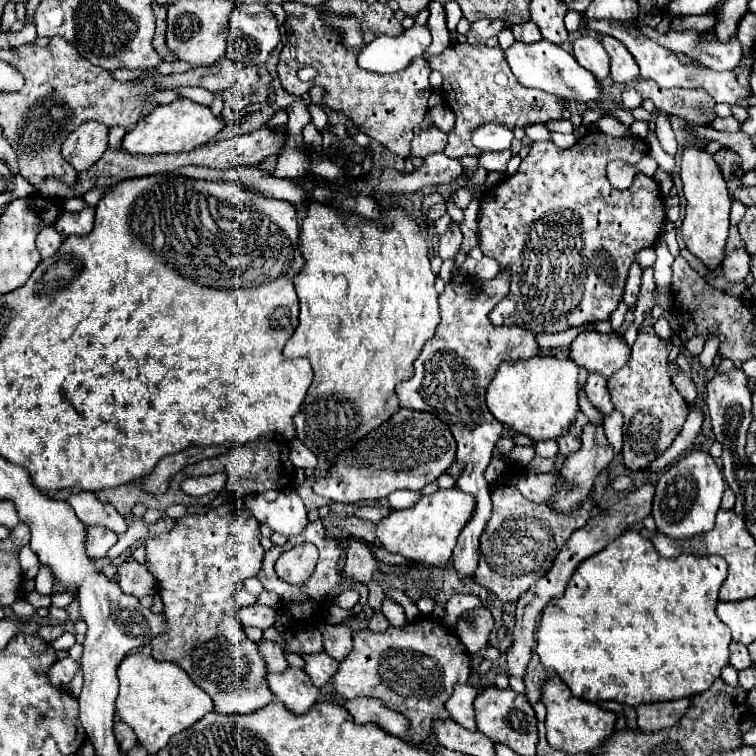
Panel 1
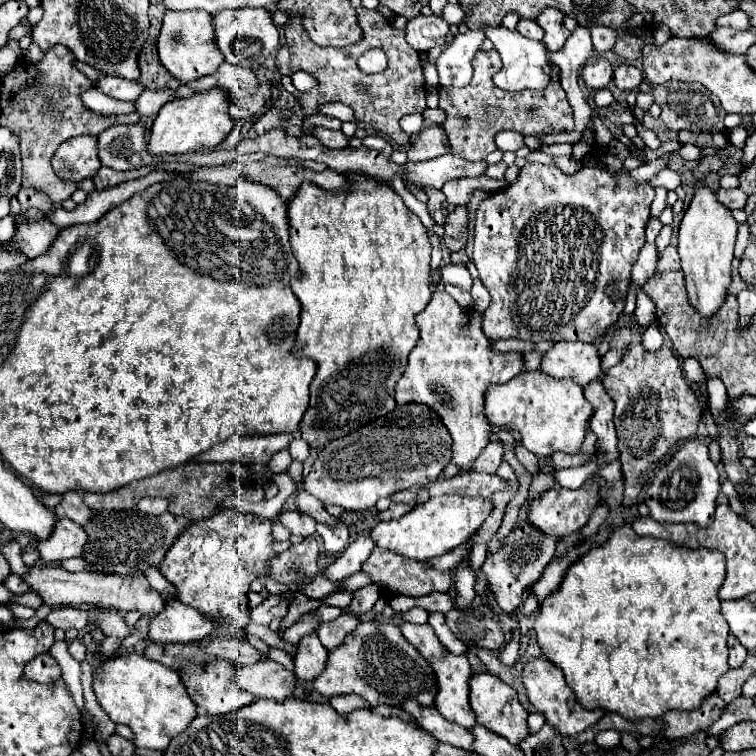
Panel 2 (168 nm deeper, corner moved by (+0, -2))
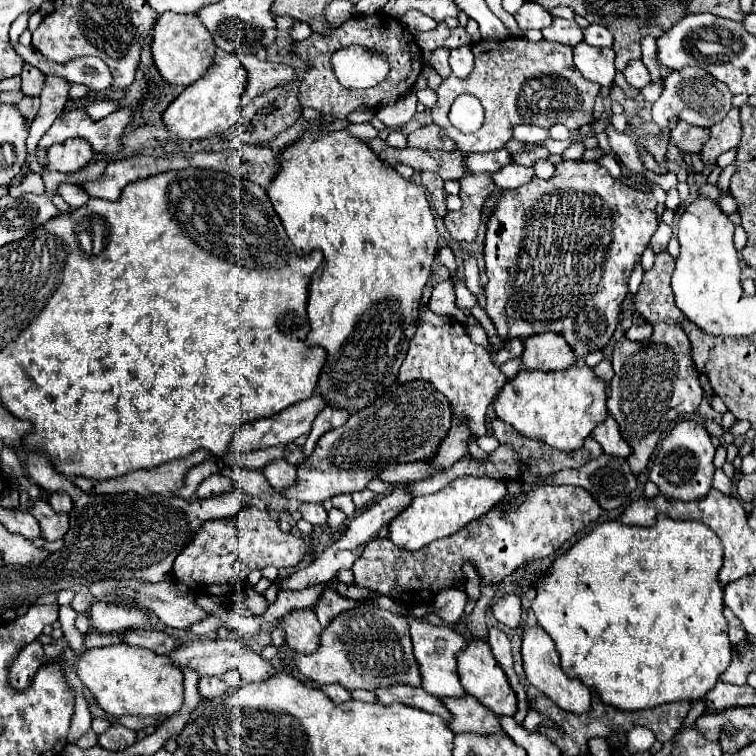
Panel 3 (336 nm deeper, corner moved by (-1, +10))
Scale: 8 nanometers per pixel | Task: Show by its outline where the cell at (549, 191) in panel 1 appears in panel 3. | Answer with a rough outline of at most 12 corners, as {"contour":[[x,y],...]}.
{"contour":[[596,162],[504,190],[486,230],[500,340],[602,350],[656,200]]}

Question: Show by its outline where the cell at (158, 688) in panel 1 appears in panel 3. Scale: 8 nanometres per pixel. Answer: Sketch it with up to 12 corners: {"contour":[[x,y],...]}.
{"contour":[[110,644],[76,656],[108,716],[172,716],[182,672],[168,656]]}

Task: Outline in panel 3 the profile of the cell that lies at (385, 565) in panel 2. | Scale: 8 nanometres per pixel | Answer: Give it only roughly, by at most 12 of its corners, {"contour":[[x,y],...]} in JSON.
{"contour":[[538,486],[416,552],[372,540],[354,586],[430,604],[552,556],[596,522],[584,488]]}

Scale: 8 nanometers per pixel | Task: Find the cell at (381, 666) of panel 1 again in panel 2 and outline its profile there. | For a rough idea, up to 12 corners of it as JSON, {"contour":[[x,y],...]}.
{"contour":[[359,624],[313,684],[371,706],[435,706],[431,664],[395,624]]}

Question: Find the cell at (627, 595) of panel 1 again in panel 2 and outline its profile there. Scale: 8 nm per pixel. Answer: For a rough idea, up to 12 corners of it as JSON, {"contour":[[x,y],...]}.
{"contour":[[725,556],[579,558],[535,632],[583,708],[695,710],[729,670]]}

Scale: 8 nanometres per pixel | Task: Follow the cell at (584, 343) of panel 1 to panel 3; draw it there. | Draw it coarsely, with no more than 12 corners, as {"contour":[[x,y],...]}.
{"contour":[[560,334],[524,340],[526,370],[556,372],[576,364]]}

